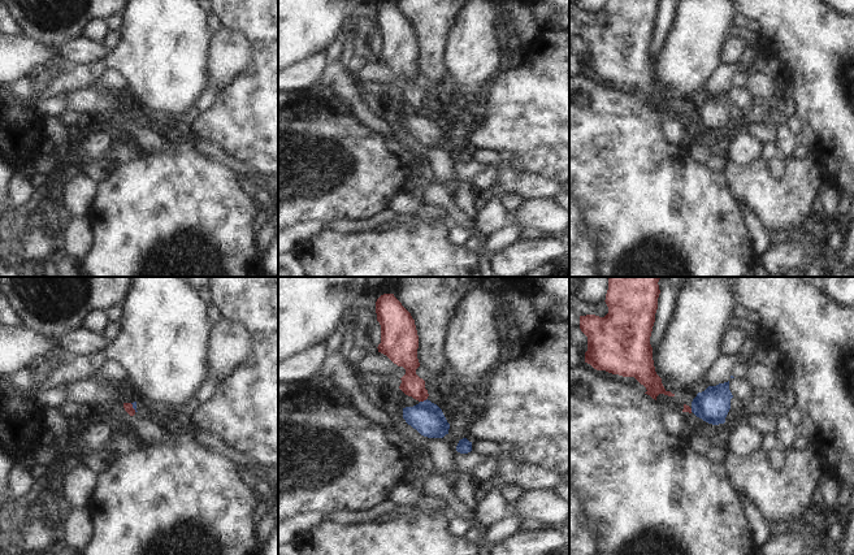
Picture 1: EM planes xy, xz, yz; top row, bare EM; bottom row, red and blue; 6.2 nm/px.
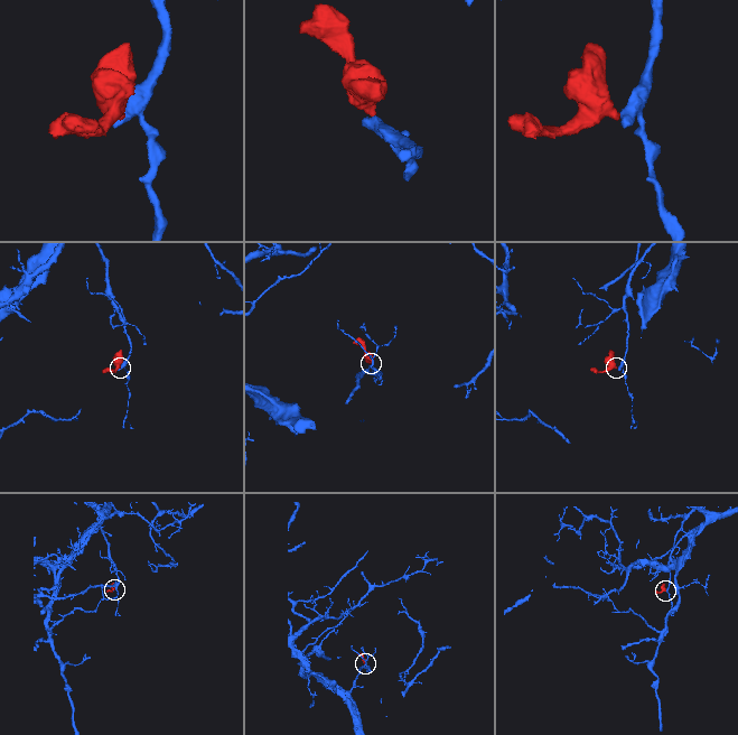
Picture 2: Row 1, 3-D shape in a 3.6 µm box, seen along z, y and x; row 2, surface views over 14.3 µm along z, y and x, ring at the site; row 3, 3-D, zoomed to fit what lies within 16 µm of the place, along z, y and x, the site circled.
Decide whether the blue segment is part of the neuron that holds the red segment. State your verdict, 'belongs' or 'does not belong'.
does not belong

